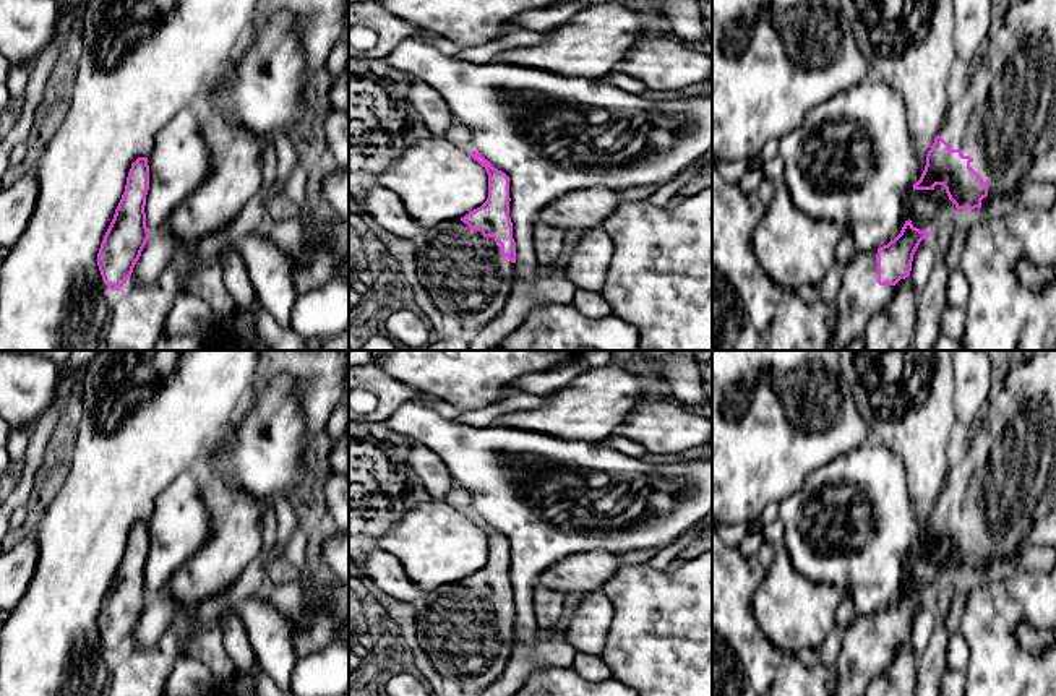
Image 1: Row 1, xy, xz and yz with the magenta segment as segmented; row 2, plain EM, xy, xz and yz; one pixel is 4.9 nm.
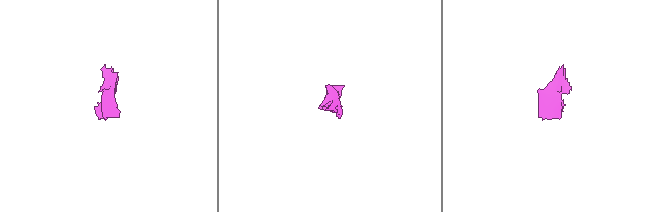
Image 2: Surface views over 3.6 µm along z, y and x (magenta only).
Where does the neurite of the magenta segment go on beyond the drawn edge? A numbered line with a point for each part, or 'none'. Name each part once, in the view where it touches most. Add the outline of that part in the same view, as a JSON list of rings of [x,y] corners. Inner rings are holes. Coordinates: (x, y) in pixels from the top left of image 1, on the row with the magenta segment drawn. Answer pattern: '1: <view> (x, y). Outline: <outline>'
1: yz (1000, 120). Outline: [[[1020,0],[1011,5],[1002,28],[988,42],[988,52],[973,70],[965,94],[949,105],[939,130],[939,136],[951,149],[960,149],[964,156],[973,159],[970,167],[988,183],[988,196],[981,200],[985,214],[991,214],[998,198],[1028,185],[1033,153],[1043,144],[1056,79],[1056,0]]]
2: yz (860, 296). Outline: [[[878,250],[855,251],[840,273],[842,282],[832,308],[832,350],[840,350],[863,336],[865,326],[895,287],[878,284]]]

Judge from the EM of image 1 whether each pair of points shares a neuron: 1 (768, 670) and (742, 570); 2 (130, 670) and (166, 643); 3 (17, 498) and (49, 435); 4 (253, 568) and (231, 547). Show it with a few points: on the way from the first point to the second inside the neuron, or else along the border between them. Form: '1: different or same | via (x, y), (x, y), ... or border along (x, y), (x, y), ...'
1: same | via (743, 646), (738, 641), (738, 594)
2: same | via (140, 670), (145, 670), (163, 653)
3: same | via (26, 482), (38, 451)
4: different | border along (260, 552), (224, 592)

